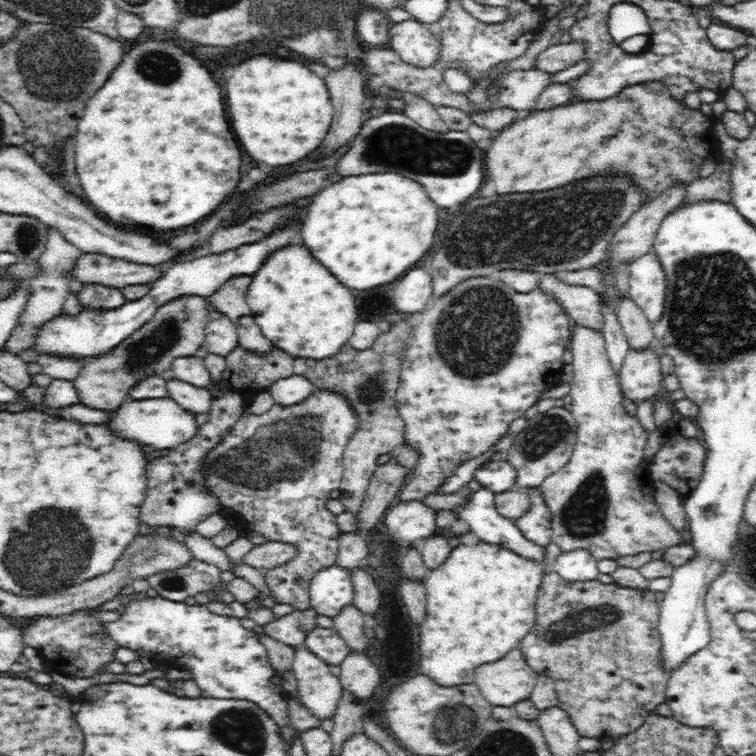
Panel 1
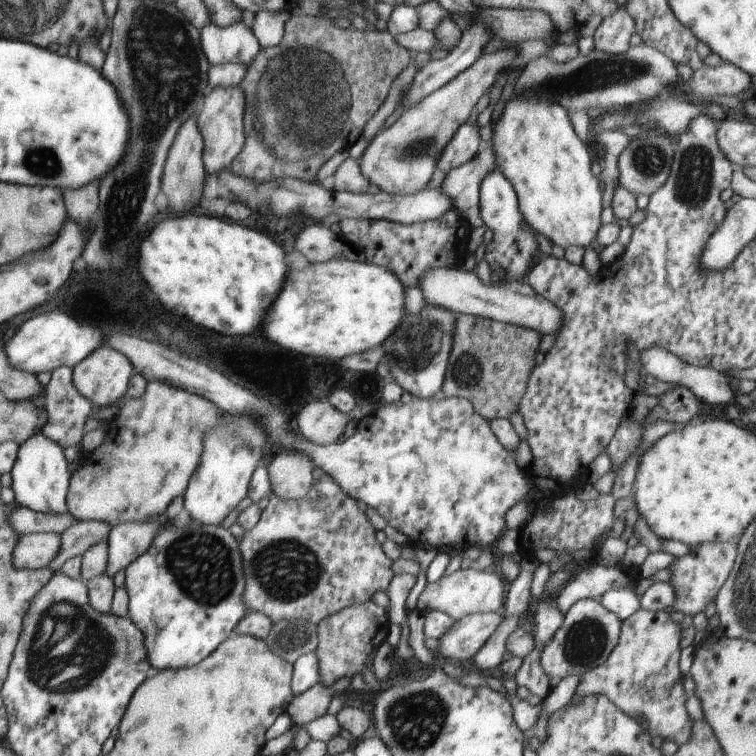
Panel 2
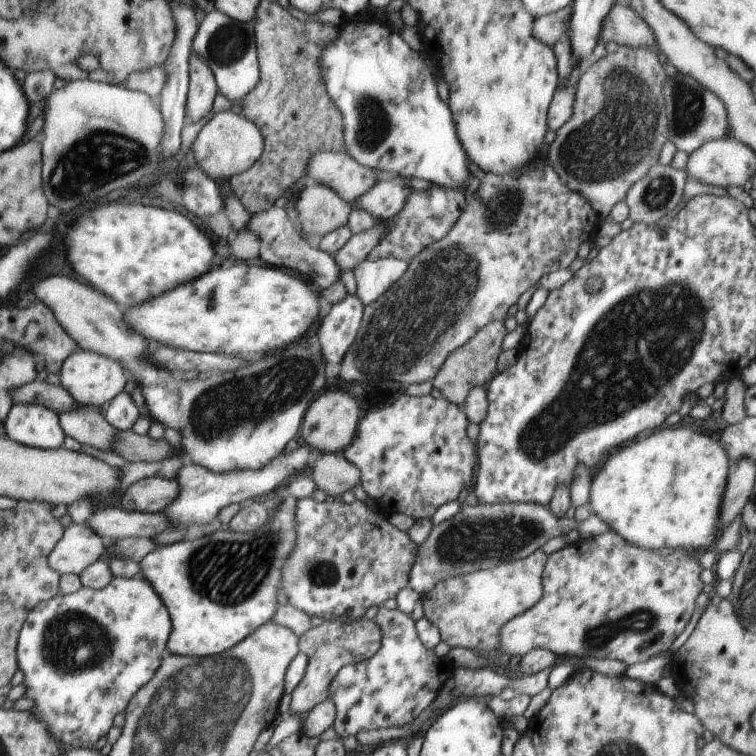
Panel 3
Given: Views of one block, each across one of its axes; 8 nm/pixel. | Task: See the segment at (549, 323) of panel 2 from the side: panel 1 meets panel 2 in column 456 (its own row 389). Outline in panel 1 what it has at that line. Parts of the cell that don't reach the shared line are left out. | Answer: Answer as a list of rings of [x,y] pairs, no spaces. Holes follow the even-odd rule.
[[[292,375],[277,379],[267,390],[275,404],[294,405],[304,402],[314,391],[314,386],[305,375]]]

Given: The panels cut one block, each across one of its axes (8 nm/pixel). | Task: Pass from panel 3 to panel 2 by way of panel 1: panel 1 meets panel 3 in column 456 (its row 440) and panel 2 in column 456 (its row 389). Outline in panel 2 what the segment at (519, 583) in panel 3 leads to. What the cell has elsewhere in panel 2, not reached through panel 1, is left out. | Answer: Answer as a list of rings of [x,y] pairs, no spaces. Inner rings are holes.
[[[458,569],[451,575],[443,575],[435,583],[426,583],[417,601],[418,611],[427,615],[432,611],[442,611],[455,621],[474,613],[495,613],[504,606],[504,584],[493,570]]]

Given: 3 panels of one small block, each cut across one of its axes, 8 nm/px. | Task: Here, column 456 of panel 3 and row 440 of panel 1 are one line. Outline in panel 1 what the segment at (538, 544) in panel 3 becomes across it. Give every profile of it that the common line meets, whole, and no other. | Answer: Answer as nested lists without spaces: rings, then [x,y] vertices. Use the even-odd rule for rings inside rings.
[[[564,407],[553,408],[528,419],[506,452],[507,461],[517,474],[516,490],[539,487],[546,477],[558,472],[570,460],[576,437],[577,424],[574,415]]]

